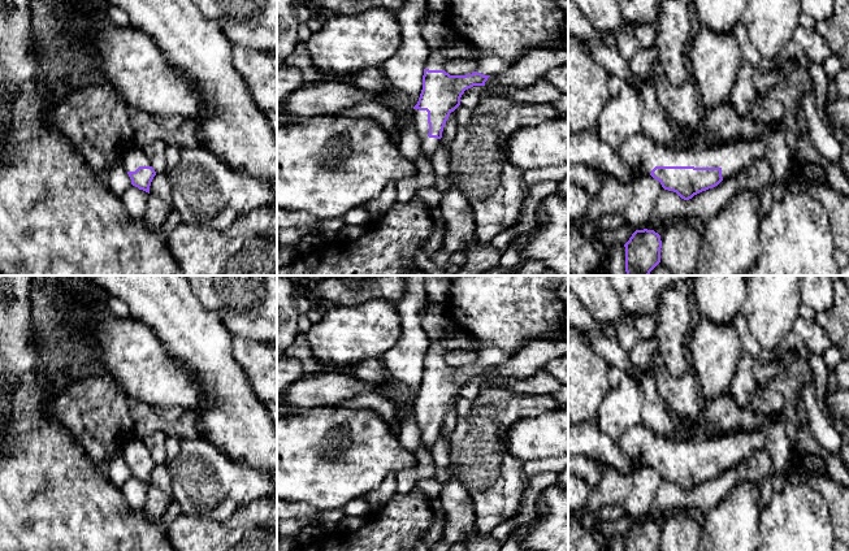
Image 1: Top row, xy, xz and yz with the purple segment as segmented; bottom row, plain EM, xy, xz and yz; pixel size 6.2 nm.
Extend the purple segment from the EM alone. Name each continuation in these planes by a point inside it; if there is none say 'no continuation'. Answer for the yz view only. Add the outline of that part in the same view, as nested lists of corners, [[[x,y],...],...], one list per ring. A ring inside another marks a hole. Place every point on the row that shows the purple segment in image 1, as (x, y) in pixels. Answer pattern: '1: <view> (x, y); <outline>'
1: yz (639, 151); [[[771,133],[751,140],[729,139],[715,146],[699,144],[692,149],[671,149],[655,146],[644,134],[633,135],[619,148],[618,155],[631,168],[650,175],[655,166],[720,168],[723,179],[736,174],[754,160],[764,156]]]

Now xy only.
1: xy (134, 157); [[[131,144],[124,156],[121,165],[126,172],[135,172],[139,166],[151,166],[151,162],[146,157],[142,147]]]

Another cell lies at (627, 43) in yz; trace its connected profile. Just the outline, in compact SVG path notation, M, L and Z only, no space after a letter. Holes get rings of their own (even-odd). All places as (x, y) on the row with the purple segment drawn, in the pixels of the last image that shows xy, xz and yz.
M624 22L619 31L614 32L619 53L628 61L640 48L634 27Z

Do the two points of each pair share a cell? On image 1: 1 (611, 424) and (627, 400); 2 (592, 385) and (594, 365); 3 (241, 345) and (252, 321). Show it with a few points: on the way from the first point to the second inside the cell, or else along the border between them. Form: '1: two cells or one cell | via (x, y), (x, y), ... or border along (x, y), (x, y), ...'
1: one cell | via (614, 419), (623, 406)
2: one cell | via (592, 380), (592, 371)
3: two cells | border along (233, 335), (263, 343)

